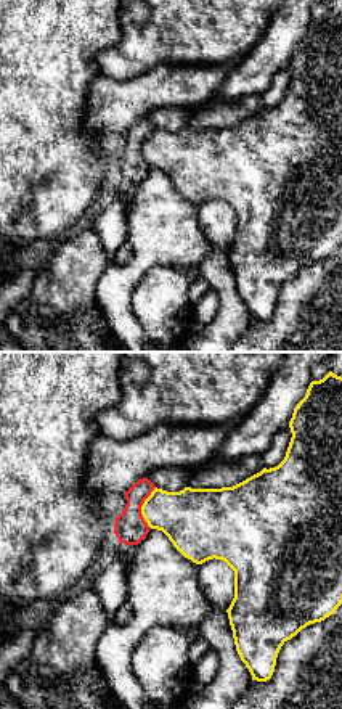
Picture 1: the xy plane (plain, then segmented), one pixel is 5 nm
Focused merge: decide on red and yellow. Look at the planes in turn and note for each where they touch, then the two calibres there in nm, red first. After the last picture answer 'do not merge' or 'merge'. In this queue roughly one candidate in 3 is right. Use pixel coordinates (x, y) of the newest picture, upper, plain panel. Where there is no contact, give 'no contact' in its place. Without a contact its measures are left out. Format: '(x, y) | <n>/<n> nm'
(140, 148) | 160/280 nm

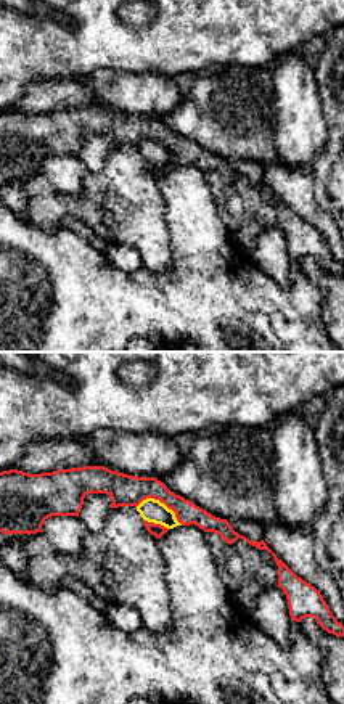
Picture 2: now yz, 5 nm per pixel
(161, 142) | 160/120 nm

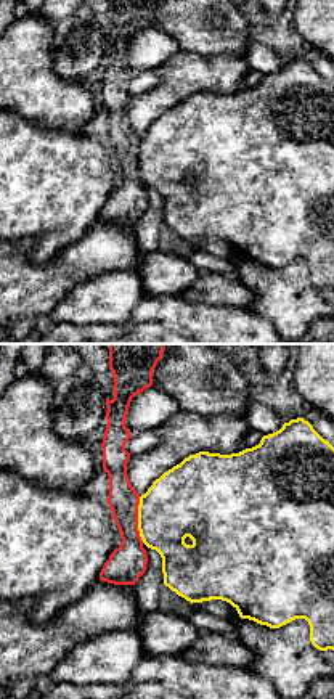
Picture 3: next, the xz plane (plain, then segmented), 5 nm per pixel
(137, 159) | 190/360 nm

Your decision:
do not merge

